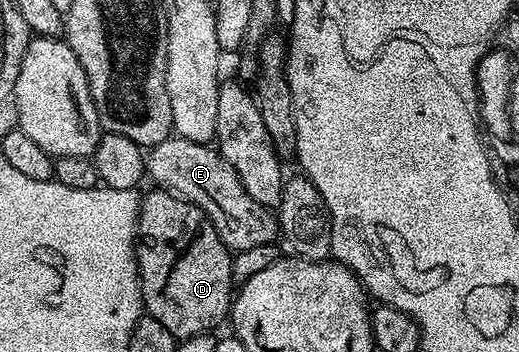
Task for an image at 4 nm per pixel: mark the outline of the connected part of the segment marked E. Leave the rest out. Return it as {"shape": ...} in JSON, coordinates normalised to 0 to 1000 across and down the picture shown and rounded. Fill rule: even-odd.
{"shape":[[[329,384],[324,398],[295,415],[281,435],[281,486],[287,511],[297,511],[299,528],[318,531],[326,545],[349,560],[353,571],[380,582],[401,619],[405,636],[410,639],[414,656],[420,659],[437,707],[445,713],[516,696],[538,670],[539,642],[534,614],[511,582],[493,577],[493,565],[486,565],[486,554],[478,554],[478,543],[470,537],[470,520],[459,506],[455,483],[428,449],[418,420],[407,418],[403,409],[387,412],[376,401]]]}

